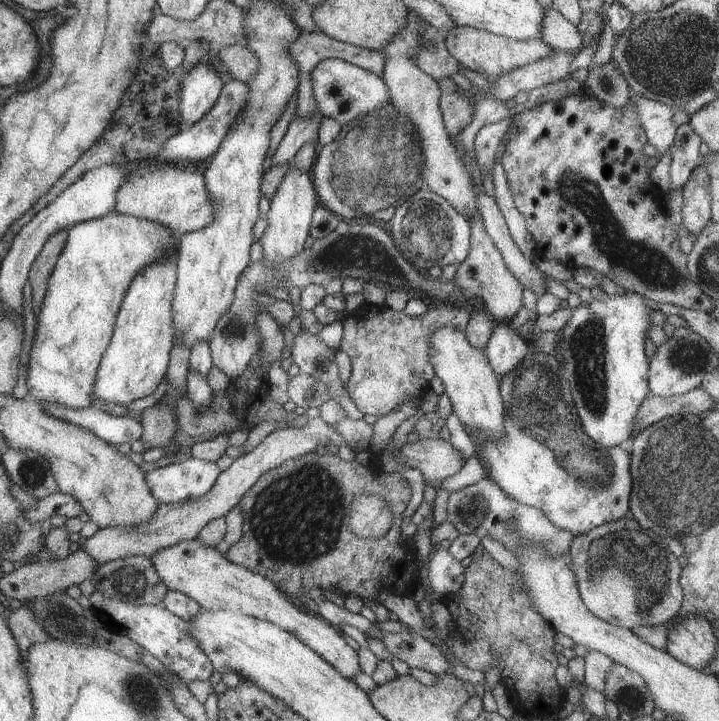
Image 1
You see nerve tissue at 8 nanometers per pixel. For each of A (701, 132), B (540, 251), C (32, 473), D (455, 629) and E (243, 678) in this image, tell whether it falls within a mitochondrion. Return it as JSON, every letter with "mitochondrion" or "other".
{"A":"other","B":"other","C":"mitochondrion","D":"other","E":"other"}

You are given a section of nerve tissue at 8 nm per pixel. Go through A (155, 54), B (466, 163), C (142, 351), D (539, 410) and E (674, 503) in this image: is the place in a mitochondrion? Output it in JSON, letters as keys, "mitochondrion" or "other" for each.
{"A":"other","B":"other","C":"other","D":"mitochondrion","E":"mitochondrion"}

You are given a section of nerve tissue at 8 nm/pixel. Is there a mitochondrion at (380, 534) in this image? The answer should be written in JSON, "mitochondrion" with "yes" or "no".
{"mitochondrion":"no"}

